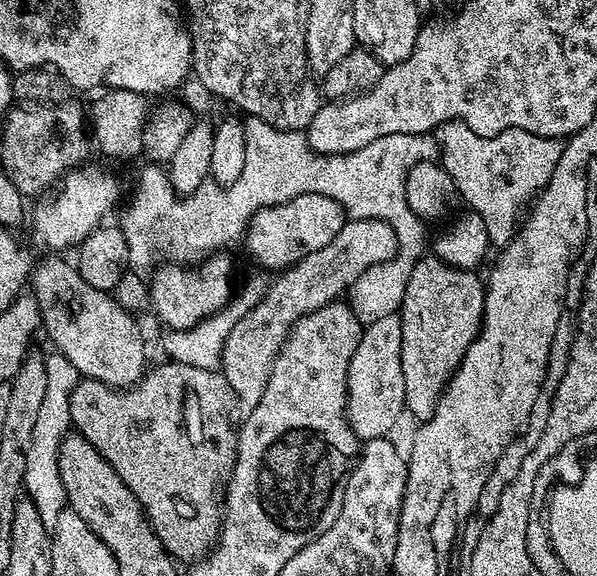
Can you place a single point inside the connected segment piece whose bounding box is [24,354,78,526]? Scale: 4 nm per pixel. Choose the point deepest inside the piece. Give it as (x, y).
(43, 485)

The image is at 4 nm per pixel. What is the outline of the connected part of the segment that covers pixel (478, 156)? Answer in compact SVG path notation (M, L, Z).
M451 120L440 125L438 129L438 156L442 161L442 167L452 176L454 186L459 192L459 199L463 202L465 200L468 203L467 207L477 212L486 222L489 241L497 246L512 241L521 223L522 213L529 207L536 193L548 185L563 153L564 144L557 137L530 134L517 128L506 130L497 136L483 136L474 134L474 130L466 126L466 122Z

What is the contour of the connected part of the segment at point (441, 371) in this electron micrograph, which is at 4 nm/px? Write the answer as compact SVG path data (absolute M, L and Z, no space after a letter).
M426 254L414 266L414 270L410 274L410 282L406 282L406 294L402 298L402 306L399 310L399 318L402 322L402 386L404 387L404 406L407 415L413 416L416 422L429 420L434 414L436 404L440 400L444 387L452 381L452 376L456 373L456 367L462 362L462 358L466 354L466 350L470 346L470 342L474 342L474 338L480 332L480 323L484 320L484 290L485 281L476 277L475 271L466 268L455 268L453 264L448 264L444 260L439 260L434 254Z

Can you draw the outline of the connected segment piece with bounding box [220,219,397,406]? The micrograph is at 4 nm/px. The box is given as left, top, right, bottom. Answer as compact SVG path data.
M349 219L329 245L283 269L277 275L280 277L265 287L263 298L246 315L238 318L234 330L230 330L220 359L226 382L230 382L241 405L251 406L260 401L280 347L288 340L288 331L306 314L339 301L348 287L370 270L370 266L392 259L396 246L394 230L386 222Z

